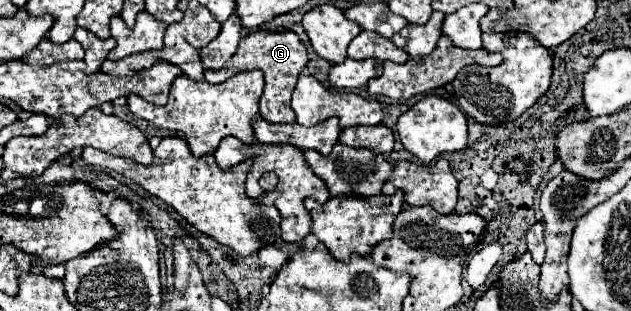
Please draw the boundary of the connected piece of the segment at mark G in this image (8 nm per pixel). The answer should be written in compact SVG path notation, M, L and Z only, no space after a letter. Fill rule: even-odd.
M255 30L249 32L241 42L237 52L227 60L227 64L219 70L207 70L205 80L211 84L225 82L227 78L247 72L247 70L263 70L265 74L265 90L259 101L259 115L269 122L295 122L295 112L291 110L291 92L297 84L297 78L301 70L307 64L307 50L301 44L299 36L291 30L285 32L267 32L267 30Z

